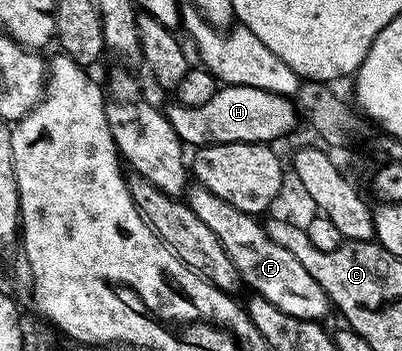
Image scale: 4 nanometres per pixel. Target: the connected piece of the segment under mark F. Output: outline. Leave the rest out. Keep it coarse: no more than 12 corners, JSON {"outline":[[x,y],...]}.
{"outline":[[199,186],[186,203],[241,281],[317,322],[326,290],[255,215]]}

